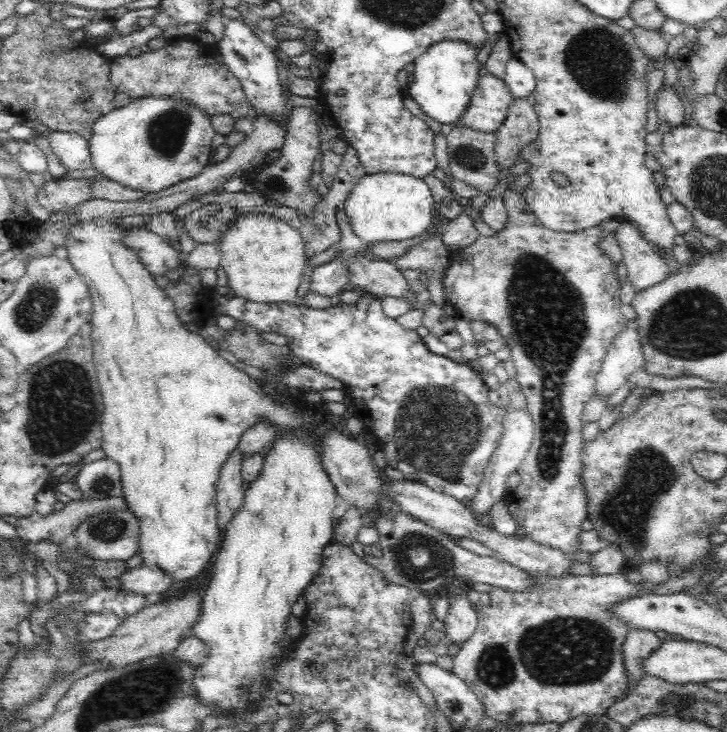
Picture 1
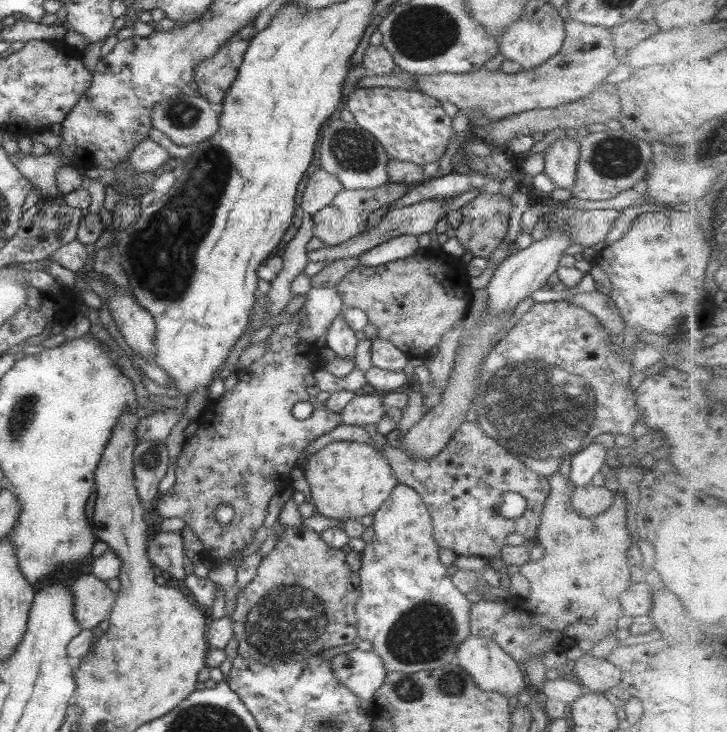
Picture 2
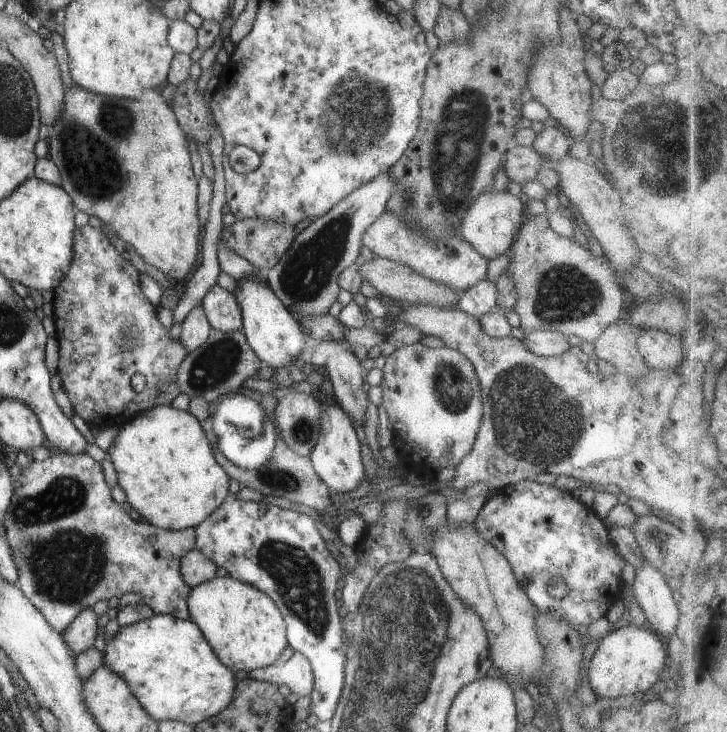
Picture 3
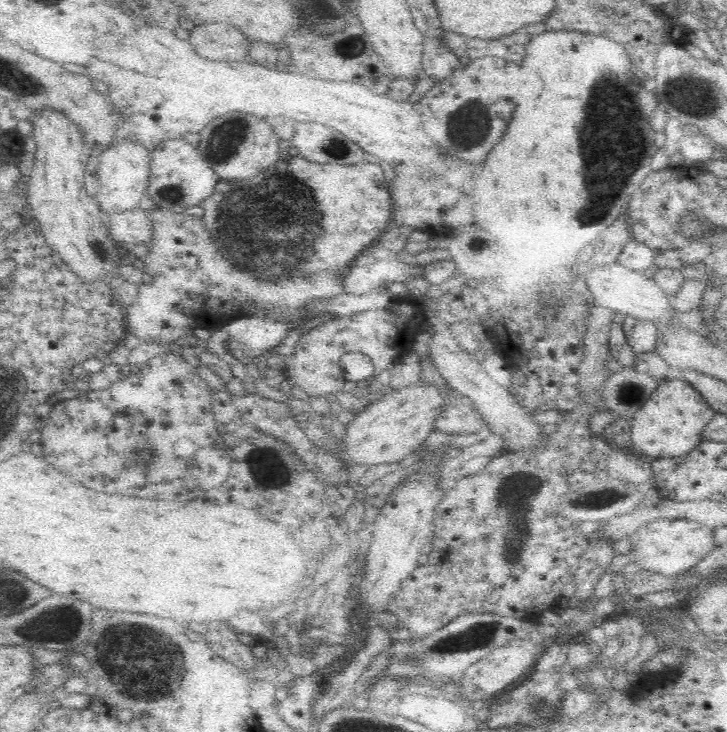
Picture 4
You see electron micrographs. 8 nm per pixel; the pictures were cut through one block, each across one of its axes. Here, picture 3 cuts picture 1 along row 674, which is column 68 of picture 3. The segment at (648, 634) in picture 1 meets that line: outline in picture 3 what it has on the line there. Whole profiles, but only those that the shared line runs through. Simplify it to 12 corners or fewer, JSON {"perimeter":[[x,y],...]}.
{"perimeter":[[92,608],[61,637],[75,656],[93,648],[97,624]]}

